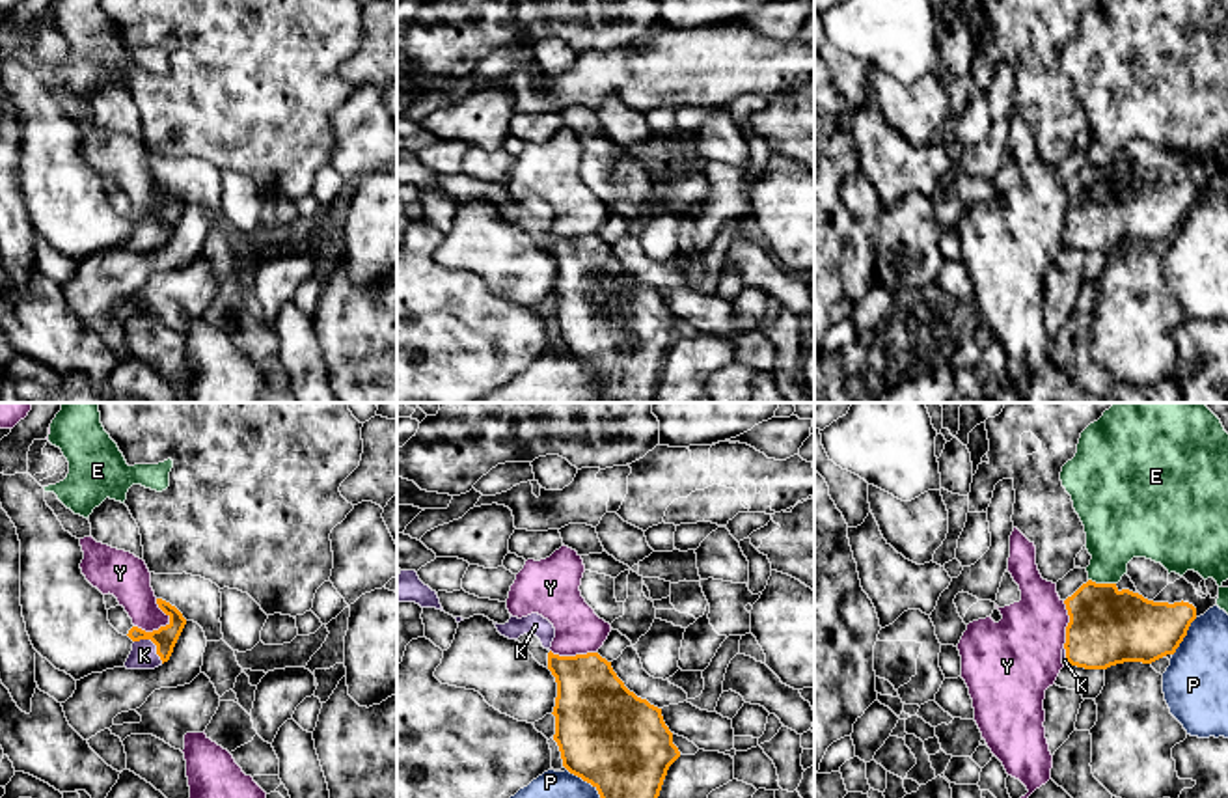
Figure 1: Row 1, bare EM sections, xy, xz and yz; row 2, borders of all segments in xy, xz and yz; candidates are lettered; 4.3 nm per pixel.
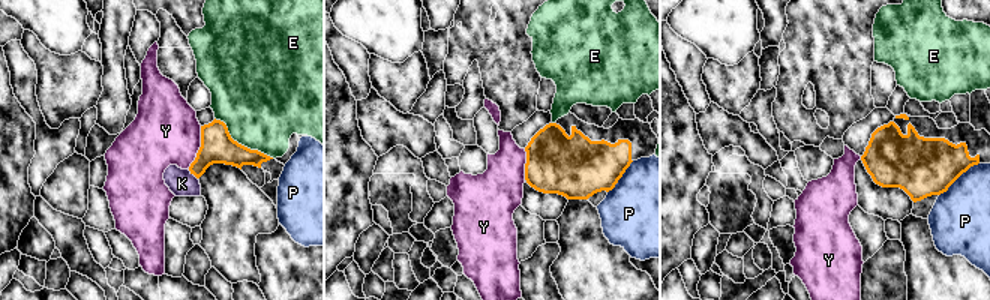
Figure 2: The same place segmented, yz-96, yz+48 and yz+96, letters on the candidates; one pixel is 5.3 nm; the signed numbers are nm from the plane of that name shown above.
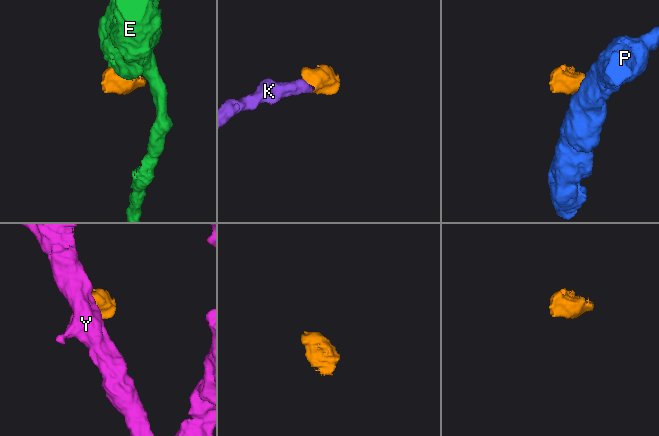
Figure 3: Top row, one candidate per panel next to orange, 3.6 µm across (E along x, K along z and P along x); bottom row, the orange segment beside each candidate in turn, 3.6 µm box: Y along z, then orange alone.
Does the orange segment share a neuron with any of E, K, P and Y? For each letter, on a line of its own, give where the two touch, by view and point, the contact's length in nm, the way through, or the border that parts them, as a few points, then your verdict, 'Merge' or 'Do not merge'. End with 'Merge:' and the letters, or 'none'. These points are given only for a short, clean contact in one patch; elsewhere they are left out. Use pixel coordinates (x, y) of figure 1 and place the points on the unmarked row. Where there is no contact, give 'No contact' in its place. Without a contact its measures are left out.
E: Touches orange at yz (1102, 166). Shared border 120 nm. Boundary: yz (1089, 161), (1100, 166), (1115, 166). Do not merge
K: Touches orange at xy (153, 224). Shared border 160 nm. Path across: xy (164, 220), (153, 224), (144, 237). Merge
P: Touches orange at xz (587, 364). Shared border 220 nm. Do not merge
Y: Touches orange at xy (153, 213). Shared border 170 nm. Boundary: xy (170, 198), (164, 207), (151, 213), (135, 209). Do not merge
Merge: K

